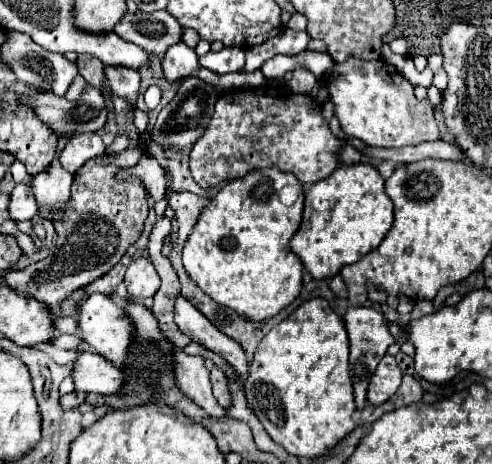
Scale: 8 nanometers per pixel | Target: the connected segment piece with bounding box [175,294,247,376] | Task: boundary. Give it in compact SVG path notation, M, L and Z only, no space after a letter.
M181 294L175 298L175 324L179 330L189 336L193 342L203 344L205 348L213 350L215 354L223 356L231 366L237 368L243 376L247 376L247 362L245 362L245 352L243 348L235 342L229 340L223 332L219 332L193 304L183 298Z

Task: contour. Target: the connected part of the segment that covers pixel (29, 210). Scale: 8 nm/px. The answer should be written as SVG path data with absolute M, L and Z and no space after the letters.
M17 184L11 192L9 216L15 222L21 222L21 220L31 220L37 214L39 214L39 210L33 200L33 192L29 192L29 188L25 188L25 184Z

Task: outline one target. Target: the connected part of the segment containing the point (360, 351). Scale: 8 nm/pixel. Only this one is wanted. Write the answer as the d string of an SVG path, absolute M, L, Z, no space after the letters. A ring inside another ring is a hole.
M349 308L347 314L343 316L345 328L349 334L349 344L351 344L351 358L349 358L349 368L351 368L351 380L353 380L353 392L355 392L355 406L361 410L367 402L367 386L369 380L379 364L379 360L385 356L385 350L395 342L395 338L387 330L387 320L383 318L381 312L373 308Z

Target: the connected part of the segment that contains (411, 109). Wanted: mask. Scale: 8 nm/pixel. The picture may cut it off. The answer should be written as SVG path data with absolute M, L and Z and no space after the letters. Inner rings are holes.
M351 56L343 64L335 64L327 88L341 130L347 136L363 140L367 146L401 148L439 138L431 102L419 102L413 94L413 86L383 60L365 62Z

